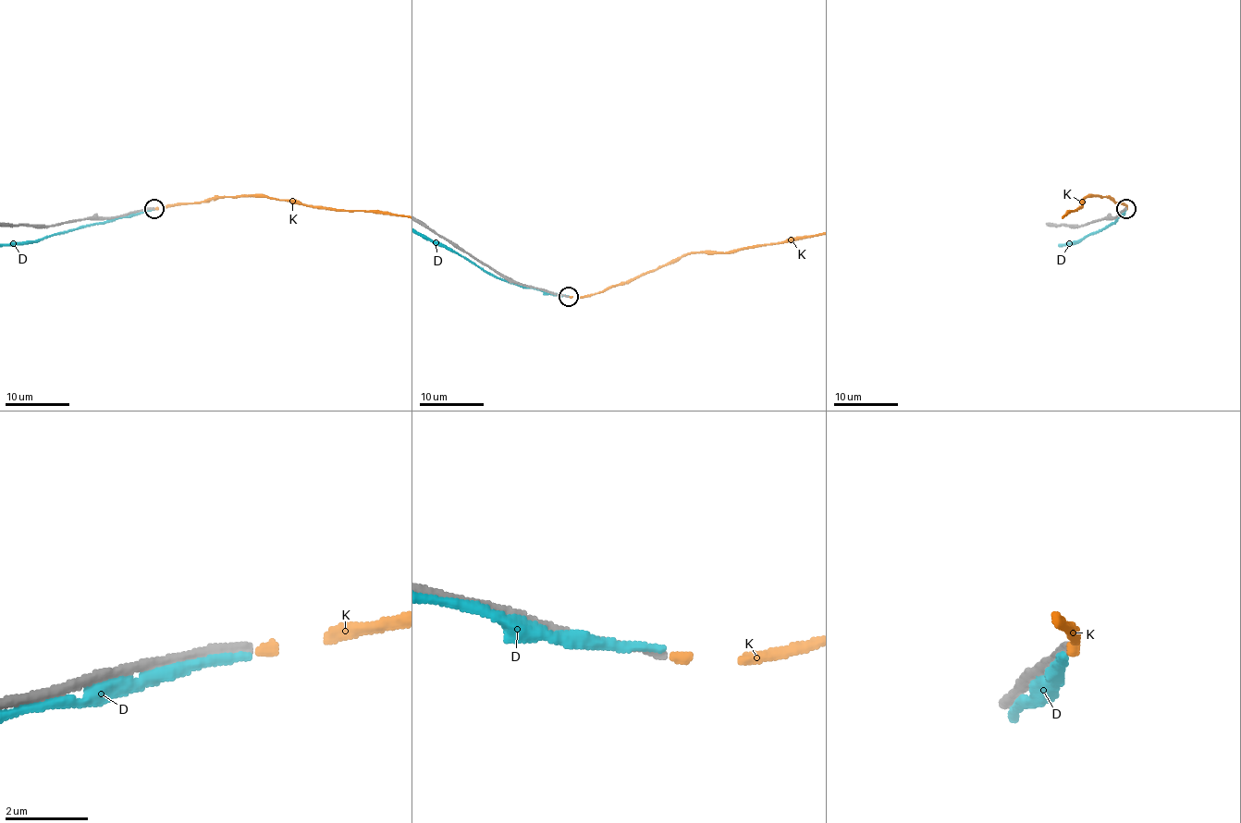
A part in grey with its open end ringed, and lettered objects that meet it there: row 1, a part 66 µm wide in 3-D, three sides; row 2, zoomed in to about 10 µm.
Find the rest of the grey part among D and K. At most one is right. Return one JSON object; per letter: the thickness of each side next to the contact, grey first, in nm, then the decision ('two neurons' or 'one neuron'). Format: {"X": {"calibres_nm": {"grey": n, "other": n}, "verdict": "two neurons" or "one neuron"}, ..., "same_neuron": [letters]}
{"D": {"calibres_nm": {"grey": 240, "other": 320}, "verdict": "two neurons"}, "K": {"calibres_nm": {"grey": 220, "other": 200}, "verdict": "one neuron"}, "same_neuron": ["K"]}

